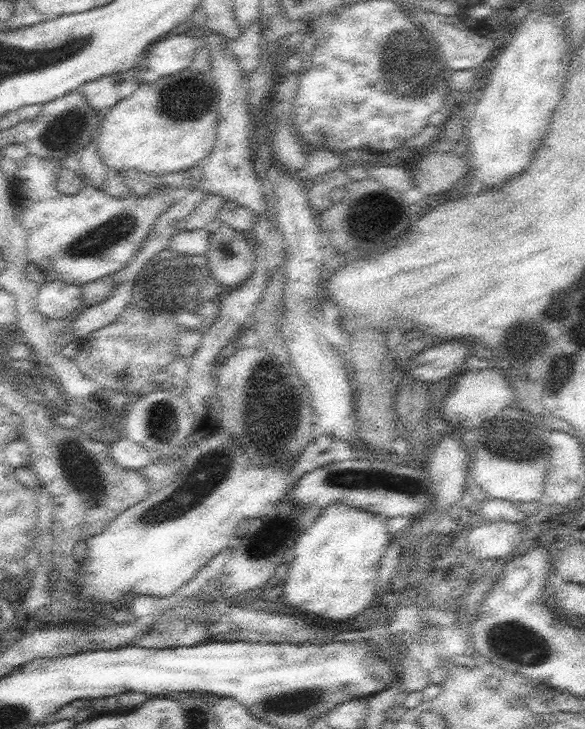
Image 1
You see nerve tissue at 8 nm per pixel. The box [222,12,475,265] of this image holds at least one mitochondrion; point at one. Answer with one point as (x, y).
(403, 56)

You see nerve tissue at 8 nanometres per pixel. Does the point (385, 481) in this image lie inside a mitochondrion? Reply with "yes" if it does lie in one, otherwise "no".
no

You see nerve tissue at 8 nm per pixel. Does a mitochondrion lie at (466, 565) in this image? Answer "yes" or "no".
no

